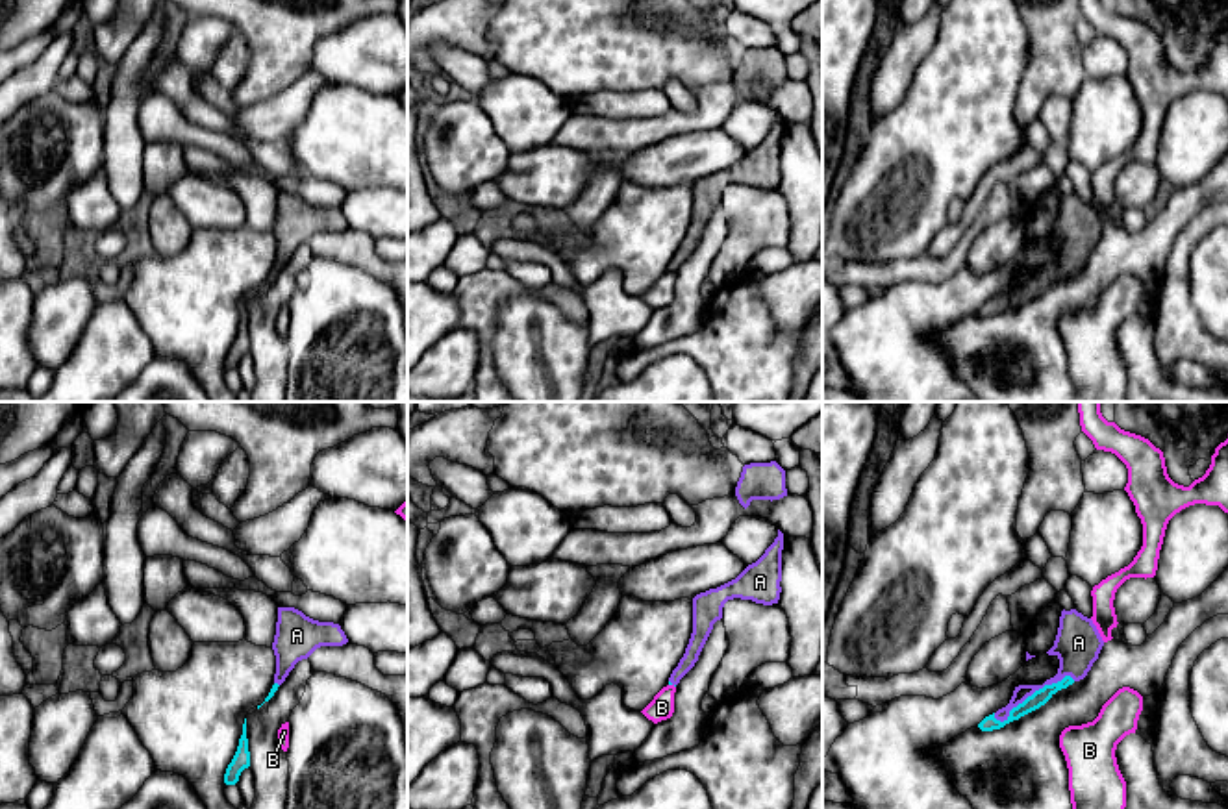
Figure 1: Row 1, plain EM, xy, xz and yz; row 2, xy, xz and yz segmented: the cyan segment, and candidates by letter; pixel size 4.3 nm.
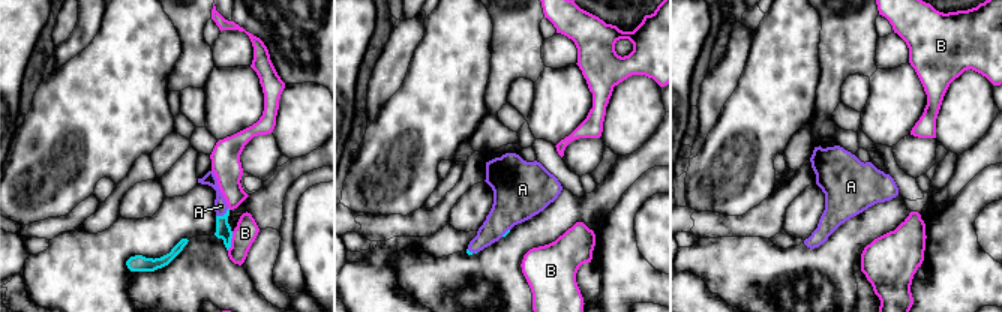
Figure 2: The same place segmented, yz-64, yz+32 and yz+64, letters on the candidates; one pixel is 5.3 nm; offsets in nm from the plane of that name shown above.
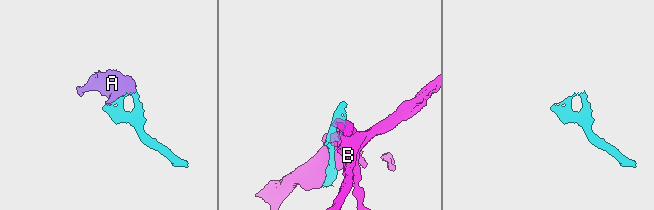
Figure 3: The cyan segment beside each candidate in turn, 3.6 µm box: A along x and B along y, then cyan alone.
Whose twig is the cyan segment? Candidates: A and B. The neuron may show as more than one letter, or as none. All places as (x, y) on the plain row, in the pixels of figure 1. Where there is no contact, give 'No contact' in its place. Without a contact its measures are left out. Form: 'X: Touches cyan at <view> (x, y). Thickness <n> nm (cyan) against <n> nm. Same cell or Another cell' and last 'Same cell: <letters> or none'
A: Touches cyan at yz (1034, 278). Thickness 70 nm (cyan) against 160 nm. Same cell
B: Touches cyan at xz (675, 271). Thickness 20 nm (cyan) against 110 nm. Another cell
Same cell: A

